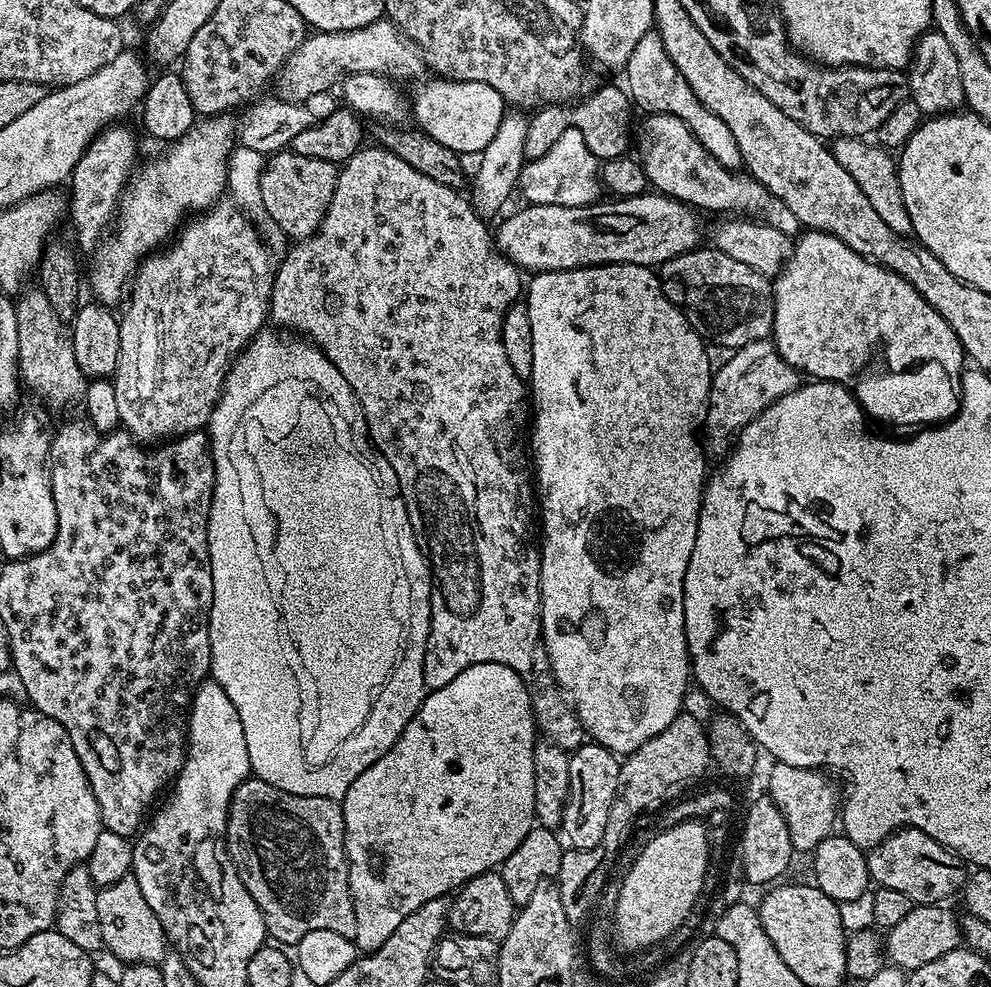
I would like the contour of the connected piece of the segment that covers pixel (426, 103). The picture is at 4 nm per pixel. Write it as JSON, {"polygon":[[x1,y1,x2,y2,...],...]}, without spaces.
{"polygon":[[434,78,428,84,417,88,414,98,410,100,410,114,415,125,434,138,436,142,441,142,442,146,454,150,457,155,472,152,482,152,490,141,494,139,498,126,506,113,506,105,501,94,494,87,486,85,477,80,456,80,454,78]]}

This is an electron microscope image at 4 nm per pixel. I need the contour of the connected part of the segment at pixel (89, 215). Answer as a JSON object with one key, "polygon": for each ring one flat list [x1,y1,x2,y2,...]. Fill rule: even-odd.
{"polygon":[[117,122,99,132,78,158,72,171,70,177,72,196,70,192,68,212,70,220,72,216,72,228,76,231,76,240,84,248,95,249,105,239,117,215,120,196,124,193,128,178,137,167,136,136,126,125,127,123]]}

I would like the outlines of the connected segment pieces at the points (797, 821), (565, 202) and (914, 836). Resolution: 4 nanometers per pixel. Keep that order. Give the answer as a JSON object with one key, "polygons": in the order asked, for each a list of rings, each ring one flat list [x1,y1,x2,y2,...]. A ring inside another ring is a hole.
{"polygons":[[[776,762,768,772,768,788,766,794,778,806,782,818,786,818,786,826,790,830,790,842,797,853,811,853,825,838,833,835,838,824,838,800,836,804,836,788,824,777,823,771,815,768,799,768,786,766]],[[569,127,562,132,558,142,547,148,544,157,527,161,521,170,518,192,525,196,528,204,542,206,586,206,597,203,599,196,596,195,602,192,598,159,586,146,583,134]],[[906,827,893,832,882,843,875,844,867,853,867,857,869,881,882,888,899,890,901,894,906,894,906,898,912,900,913,905,939,904,947,901,947,896,952,896,955,892,957,895,964,887,966,871,964,872,965,865,960,857,951,848,944,847,934,838,930,838,930,834,917,828]]]}

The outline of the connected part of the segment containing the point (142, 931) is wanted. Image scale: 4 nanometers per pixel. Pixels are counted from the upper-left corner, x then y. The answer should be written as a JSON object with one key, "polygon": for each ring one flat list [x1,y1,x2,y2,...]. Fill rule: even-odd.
{"polygon":[[129,874,110,886,99,889,98,922,102,926,102,942,106,952,129,964,159,965,169,949,167,936,162,930,162,922,158,922,158,914,150,910,146,898,142,895,142,886,138,886,135,876]]}

